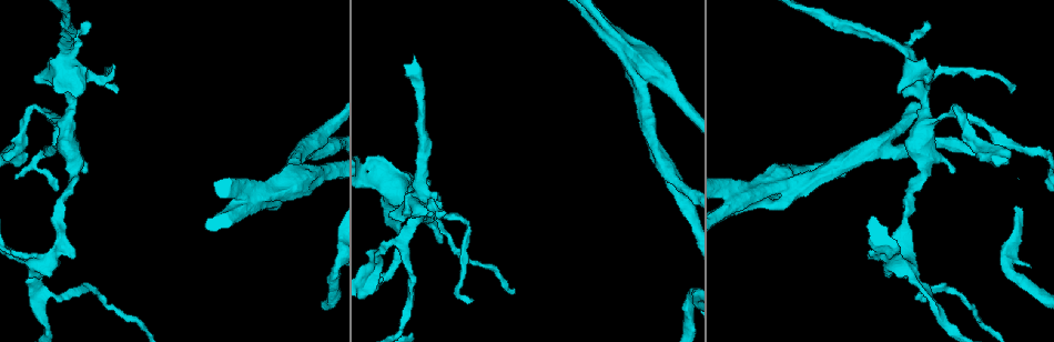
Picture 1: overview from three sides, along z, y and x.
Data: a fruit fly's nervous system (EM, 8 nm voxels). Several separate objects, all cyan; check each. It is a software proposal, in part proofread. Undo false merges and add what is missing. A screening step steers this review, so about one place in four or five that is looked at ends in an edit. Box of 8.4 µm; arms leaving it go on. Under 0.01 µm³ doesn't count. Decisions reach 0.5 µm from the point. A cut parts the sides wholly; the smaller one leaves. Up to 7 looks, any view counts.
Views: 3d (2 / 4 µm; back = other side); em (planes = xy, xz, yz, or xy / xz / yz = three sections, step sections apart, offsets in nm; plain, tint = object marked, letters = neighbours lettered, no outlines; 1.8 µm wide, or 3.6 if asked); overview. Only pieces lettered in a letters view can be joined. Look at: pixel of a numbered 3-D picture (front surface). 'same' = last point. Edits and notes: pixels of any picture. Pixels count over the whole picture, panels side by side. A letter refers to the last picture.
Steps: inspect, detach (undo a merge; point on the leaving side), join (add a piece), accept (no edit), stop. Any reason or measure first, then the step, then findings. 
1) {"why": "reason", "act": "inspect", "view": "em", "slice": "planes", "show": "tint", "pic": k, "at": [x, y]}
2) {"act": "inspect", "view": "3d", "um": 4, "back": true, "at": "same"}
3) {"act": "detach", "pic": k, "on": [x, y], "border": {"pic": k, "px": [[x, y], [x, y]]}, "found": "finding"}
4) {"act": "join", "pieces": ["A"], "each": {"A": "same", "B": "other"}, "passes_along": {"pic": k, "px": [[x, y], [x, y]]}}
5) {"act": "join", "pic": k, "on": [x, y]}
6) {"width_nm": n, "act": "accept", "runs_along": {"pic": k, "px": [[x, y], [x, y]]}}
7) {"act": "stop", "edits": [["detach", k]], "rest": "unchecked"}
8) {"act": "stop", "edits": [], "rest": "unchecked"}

{"why": "two arms at a narrow angle", "act": "inspect", "view": "3d", "um": 4, "pic": 1, "at": [76, 255]}

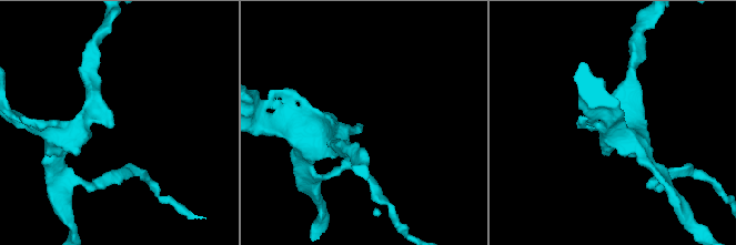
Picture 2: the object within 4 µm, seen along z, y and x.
{"arms": 3, "arm_widths_nm": [190, 200, 280], "act": "inspect", "view": "em", "slice": "yz", "step": 4, "show": "tint", "pic": 2, "at": [114, 124]}

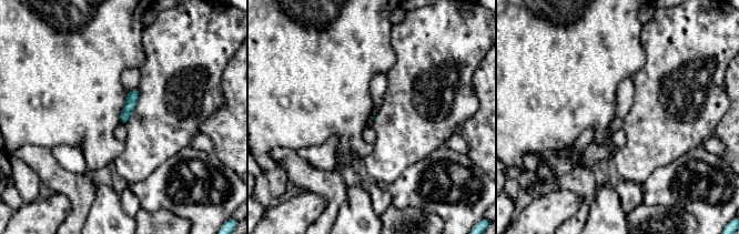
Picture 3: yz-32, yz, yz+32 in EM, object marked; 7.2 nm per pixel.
{"act": "inspect", "view": "em", "slice": "planes", "show": "letters", "at": "same"}

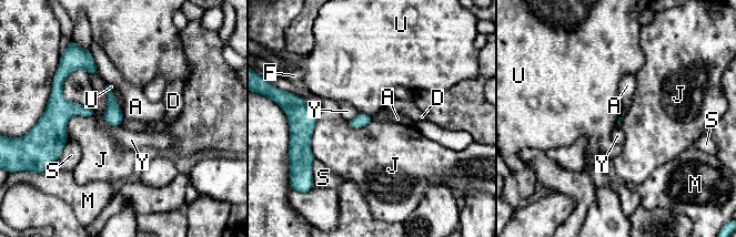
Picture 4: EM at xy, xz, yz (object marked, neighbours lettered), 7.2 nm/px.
{"longest_contact_nm": ["Y", 320], "act": "accept", "each": {"A": "other", "D": "other", "F": "other", "J": "other", "M": "other", "S": "other", "U": "other", "Y": "other"}, "found": "none of them fits"}

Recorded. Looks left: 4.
{"why": "long arm stops here", "act": "inspect", "view": "3d", "um": 2, "pic": 1, "at": [1009, 89]}

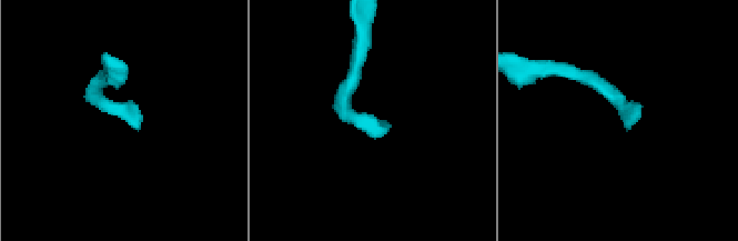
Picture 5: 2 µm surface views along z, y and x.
{"act": "inspect", "view": "em", "um": 3.6, "slice": "xz", "step": 16, "show": "tint", "pic": 5, "at": [141, 120]}

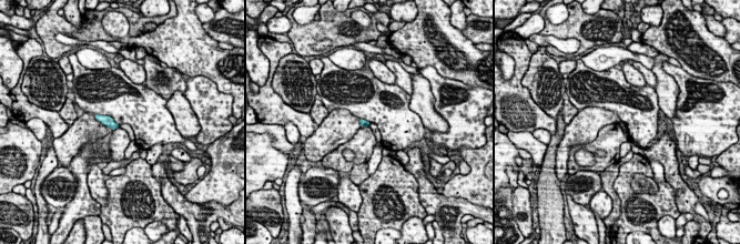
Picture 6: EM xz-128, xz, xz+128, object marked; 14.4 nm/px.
{"why": "another direction", "act": "inspect", "view": "em", "um": 3.6, "slice": "planes", "show": "letters", "at": "same"}

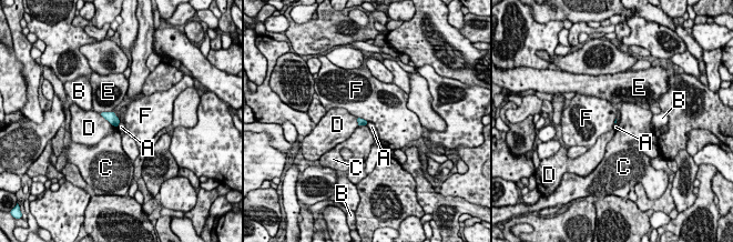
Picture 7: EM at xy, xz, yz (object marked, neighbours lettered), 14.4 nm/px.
{"act": "accept", "each": {"A": "other", "B": "other", "C": "other", "D": "other", "E": "other", "F": "other"}, "border": {"pic": 7, "px": [[120, 119], [116, 127]]}, "found": "no lettered piece goes on from it"}

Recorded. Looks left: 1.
{"act": "stop", "edits": [], "rest": "unchecked"}

